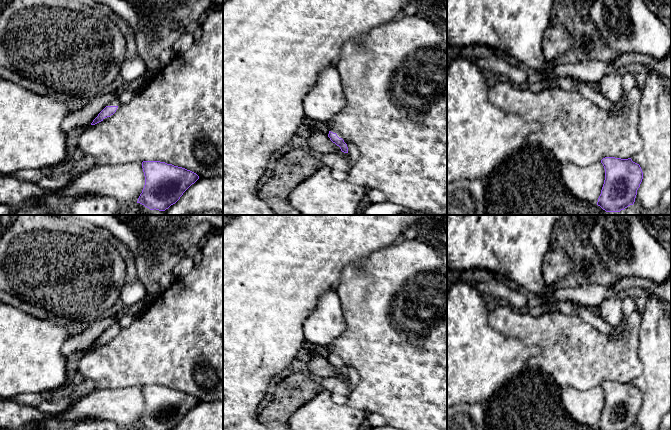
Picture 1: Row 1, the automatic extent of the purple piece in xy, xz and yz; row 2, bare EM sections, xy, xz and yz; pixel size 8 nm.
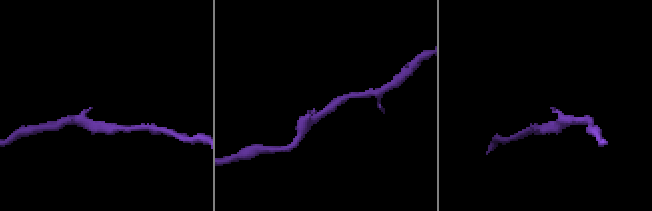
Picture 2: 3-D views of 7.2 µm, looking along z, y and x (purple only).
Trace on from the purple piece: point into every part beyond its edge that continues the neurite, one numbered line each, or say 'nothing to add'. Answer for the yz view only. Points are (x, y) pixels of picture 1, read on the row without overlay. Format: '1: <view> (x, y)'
nothing to add

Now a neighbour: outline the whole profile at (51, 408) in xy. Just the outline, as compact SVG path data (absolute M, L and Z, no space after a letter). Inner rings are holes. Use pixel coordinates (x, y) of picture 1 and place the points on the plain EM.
M64 395L58 400L44 401L40 405L39 410L42 411L48 418L52 418L66 410L69 404L69 395Z

